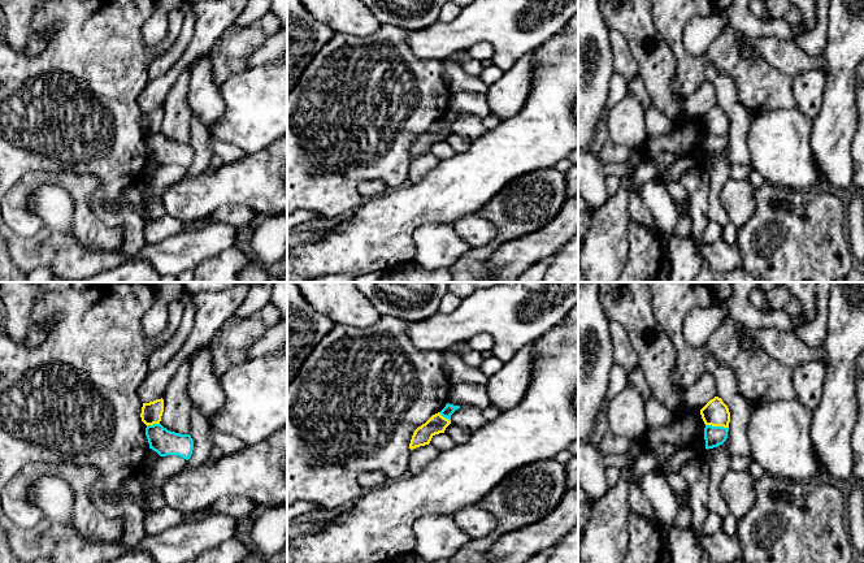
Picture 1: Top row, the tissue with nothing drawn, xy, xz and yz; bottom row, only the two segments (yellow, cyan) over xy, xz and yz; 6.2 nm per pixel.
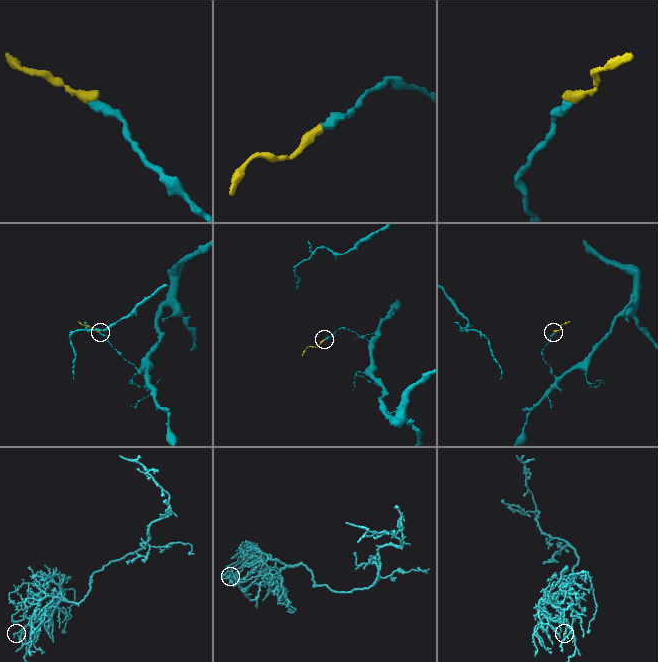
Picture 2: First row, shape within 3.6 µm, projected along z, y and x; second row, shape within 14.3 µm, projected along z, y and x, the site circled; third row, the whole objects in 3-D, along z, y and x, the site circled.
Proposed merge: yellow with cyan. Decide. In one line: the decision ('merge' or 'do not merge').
merge

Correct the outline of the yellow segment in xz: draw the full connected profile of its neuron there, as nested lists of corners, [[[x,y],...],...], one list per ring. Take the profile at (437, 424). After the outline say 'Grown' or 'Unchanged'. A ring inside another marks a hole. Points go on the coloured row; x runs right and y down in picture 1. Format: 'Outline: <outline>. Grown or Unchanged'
Outline: [[[447,403],[440,412],[433,415],[425,424],[414,430],[409,449],[413,450],[429,445],[435,434],[444,433],[446,428],[451,424],[451,415],[459,408],[460,406]]]. Grown

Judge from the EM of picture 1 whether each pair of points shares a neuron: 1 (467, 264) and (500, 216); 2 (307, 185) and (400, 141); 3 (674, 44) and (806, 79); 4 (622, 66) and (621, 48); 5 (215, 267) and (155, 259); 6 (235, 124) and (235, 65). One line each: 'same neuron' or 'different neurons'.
1: same neuron
2: same neuron
3: different neurons
4: same neuron
5: different neurons
6: different neurons

